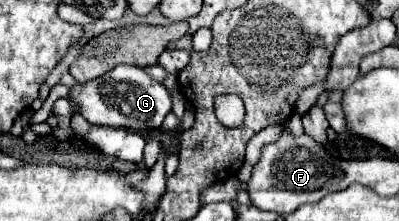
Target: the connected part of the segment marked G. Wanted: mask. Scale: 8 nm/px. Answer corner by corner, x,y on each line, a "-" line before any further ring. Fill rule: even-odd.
118,65
110,73
92,79
90,83
72,87
70,99
78,105
76,113
84,115
92,125
124,127
132,131
158,129
164,117
172,111
172,97
168,89
154,81
144,69
134,65

